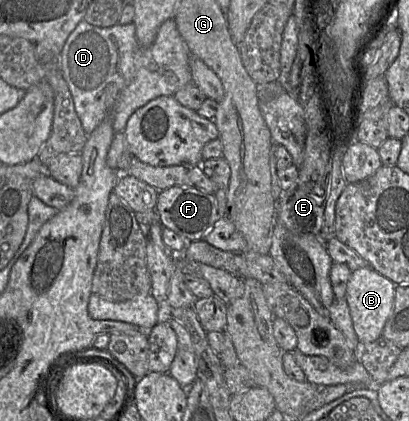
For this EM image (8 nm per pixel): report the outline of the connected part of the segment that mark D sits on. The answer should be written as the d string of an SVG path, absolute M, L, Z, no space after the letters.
M84 19L78 23L75 29L68 36L60 54L60 70L63 78L68 84L70 93L73 98L76 113L82 123L83 129L87 135L91 134L106 118L111 118L114 132L124 132L130 116L139 108L146 105L149 101L160 96L173 96L182 86L193 82L190 70L191 53L187 44L180 35L174 19L164 21L157 32L155 41L149 47L142 47L136 38L136 28L134 23L125 25L116 24L111 27L103 28L89 24Z

